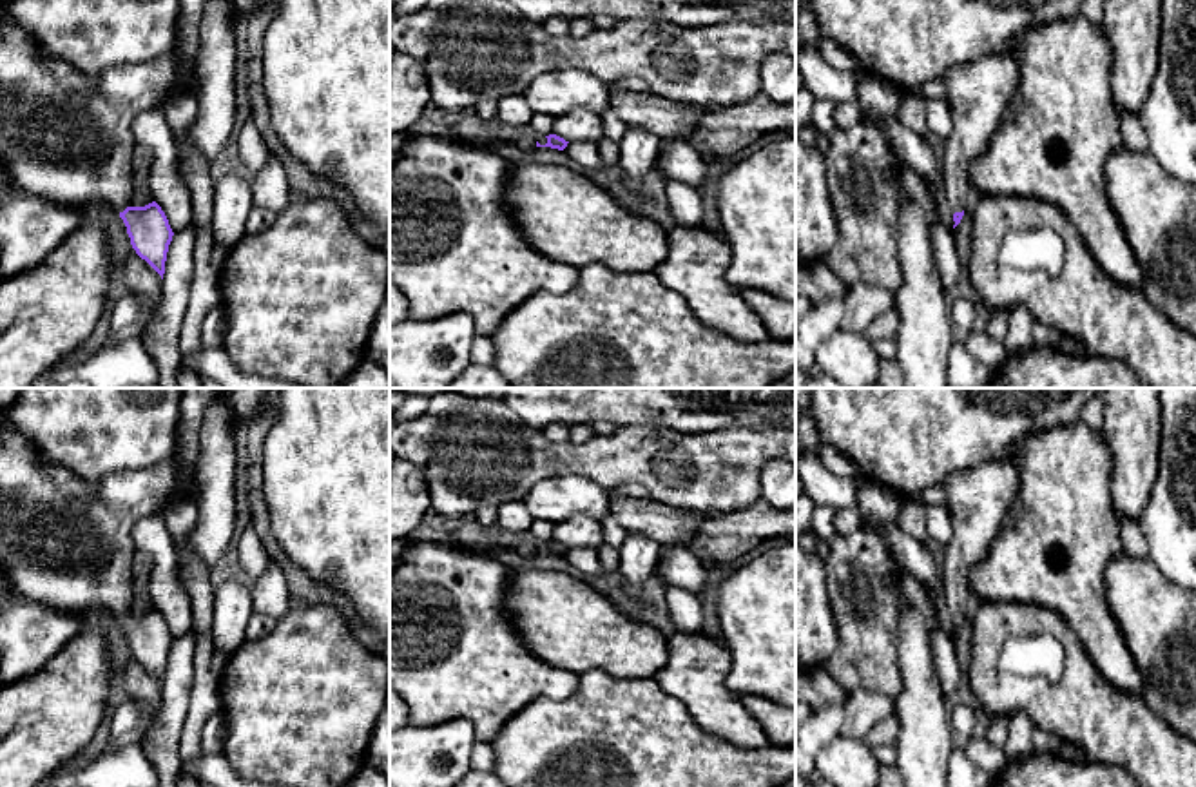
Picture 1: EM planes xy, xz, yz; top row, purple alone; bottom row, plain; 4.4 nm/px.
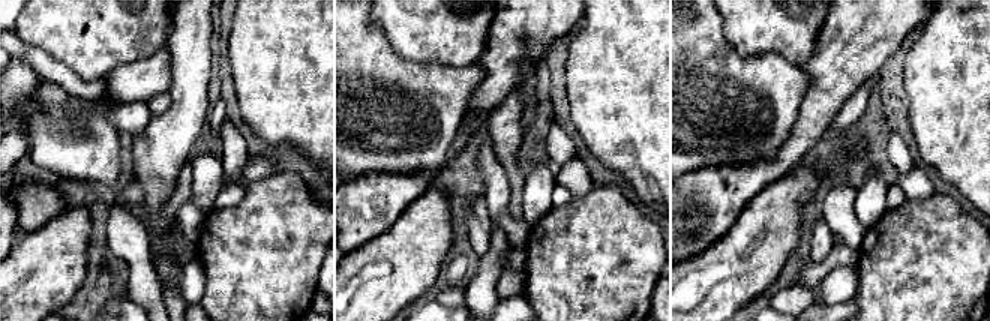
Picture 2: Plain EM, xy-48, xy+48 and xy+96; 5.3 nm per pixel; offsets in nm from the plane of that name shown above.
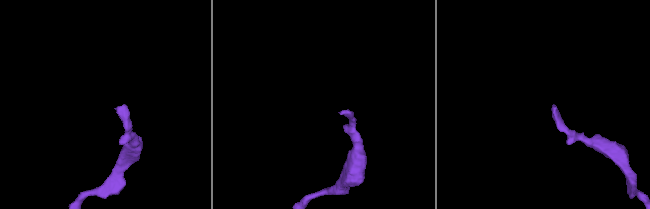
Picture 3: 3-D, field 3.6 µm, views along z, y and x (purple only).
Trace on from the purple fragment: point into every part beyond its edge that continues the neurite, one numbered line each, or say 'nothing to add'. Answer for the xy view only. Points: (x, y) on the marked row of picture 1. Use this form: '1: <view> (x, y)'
1: xy (73, 149)

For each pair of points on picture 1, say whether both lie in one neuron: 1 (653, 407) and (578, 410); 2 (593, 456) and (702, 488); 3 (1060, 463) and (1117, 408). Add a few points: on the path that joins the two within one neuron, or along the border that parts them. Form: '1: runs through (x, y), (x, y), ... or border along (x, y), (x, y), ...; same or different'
1: runs through (635, 407), (597, 407); same
2: runs through (620, 459), (633, 459), (658, 485), (675, 492); same
3: border along (1099, 432), (1109, 452), (1111, 474); different

